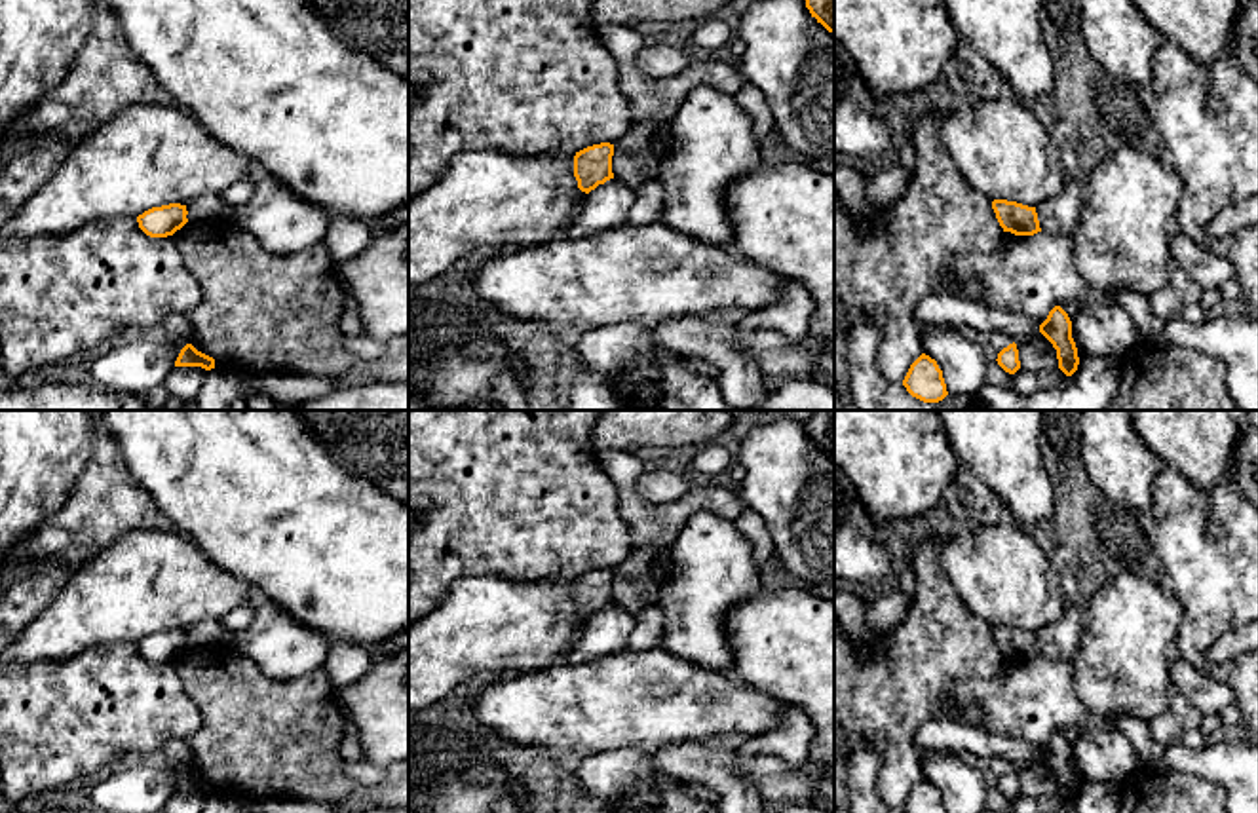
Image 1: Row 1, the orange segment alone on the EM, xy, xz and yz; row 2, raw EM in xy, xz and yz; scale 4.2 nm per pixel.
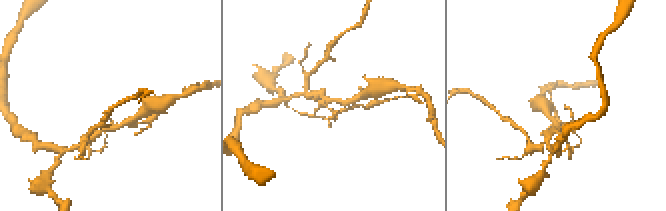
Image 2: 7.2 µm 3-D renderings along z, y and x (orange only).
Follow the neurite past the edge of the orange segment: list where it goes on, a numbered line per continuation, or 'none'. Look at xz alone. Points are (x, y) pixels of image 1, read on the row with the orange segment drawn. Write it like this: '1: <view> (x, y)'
none

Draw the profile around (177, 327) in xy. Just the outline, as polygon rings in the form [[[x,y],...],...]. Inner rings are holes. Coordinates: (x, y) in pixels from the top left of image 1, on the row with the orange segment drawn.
[[[169,313],[162,321],[162,327],[163,327],[163,332],[167,334],[167,338],[171,342],[177,342],[177,344],[182,344],[182,346],[190,344],[194,329],[192,329],[188,315]]]

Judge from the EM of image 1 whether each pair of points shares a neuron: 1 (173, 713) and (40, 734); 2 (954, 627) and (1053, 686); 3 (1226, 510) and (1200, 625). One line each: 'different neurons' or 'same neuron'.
1: same neuron
2: same neuron
3: same neuron

